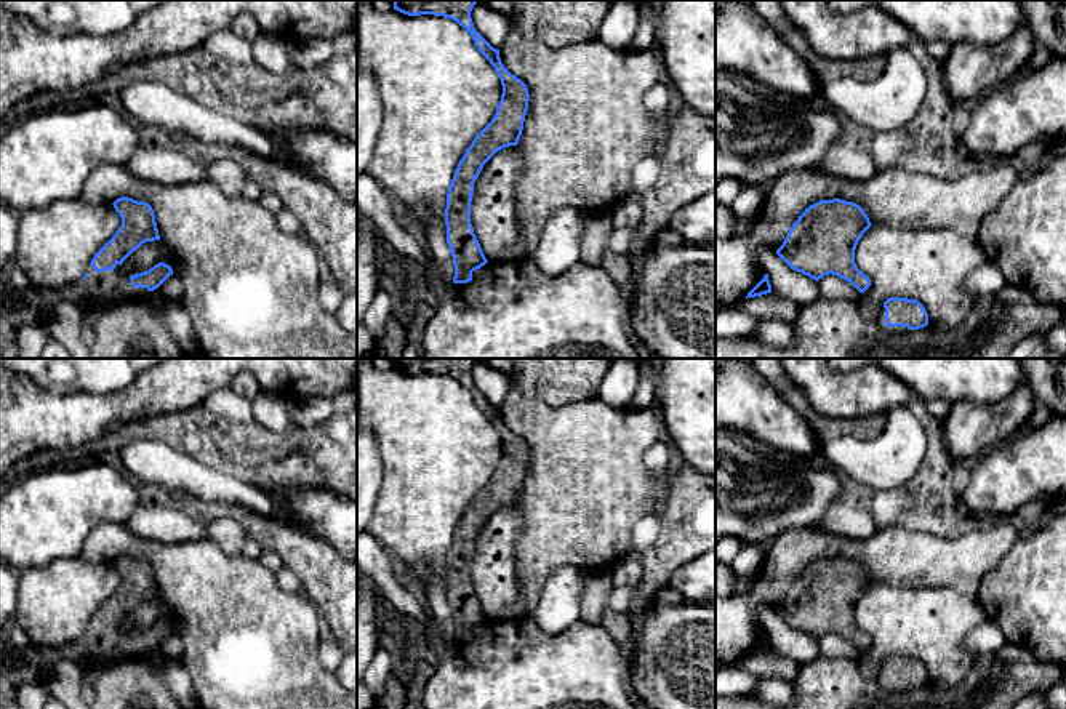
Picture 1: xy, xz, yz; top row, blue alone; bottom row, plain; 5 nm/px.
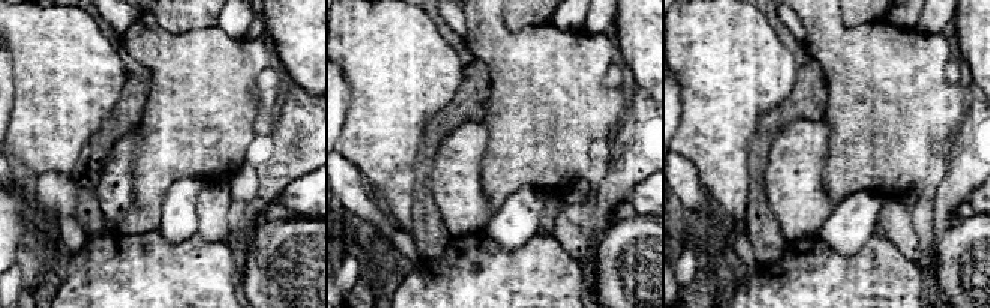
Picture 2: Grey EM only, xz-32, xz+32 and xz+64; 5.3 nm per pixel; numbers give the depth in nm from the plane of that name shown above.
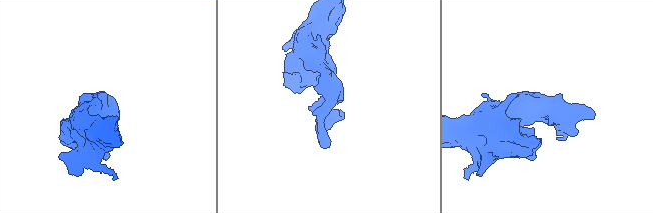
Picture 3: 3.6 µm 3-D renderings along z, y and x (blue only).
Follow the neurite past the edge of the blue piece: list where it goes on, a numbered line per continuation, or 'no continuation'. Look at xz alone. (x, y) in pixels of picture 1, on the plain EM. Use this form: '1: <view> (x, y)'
no continuation

